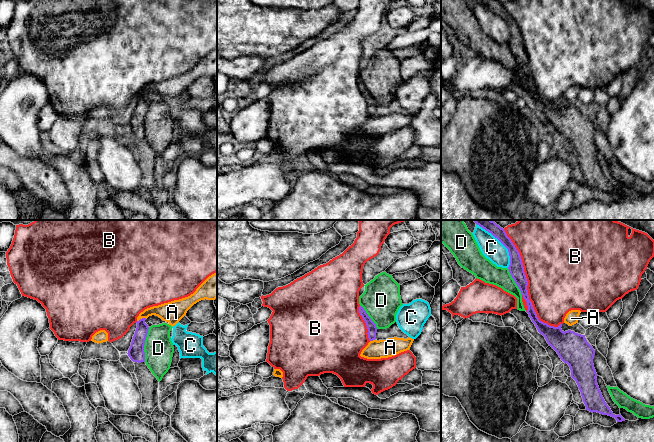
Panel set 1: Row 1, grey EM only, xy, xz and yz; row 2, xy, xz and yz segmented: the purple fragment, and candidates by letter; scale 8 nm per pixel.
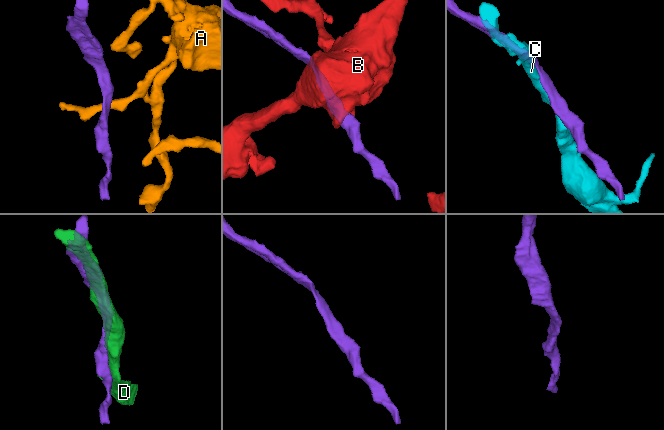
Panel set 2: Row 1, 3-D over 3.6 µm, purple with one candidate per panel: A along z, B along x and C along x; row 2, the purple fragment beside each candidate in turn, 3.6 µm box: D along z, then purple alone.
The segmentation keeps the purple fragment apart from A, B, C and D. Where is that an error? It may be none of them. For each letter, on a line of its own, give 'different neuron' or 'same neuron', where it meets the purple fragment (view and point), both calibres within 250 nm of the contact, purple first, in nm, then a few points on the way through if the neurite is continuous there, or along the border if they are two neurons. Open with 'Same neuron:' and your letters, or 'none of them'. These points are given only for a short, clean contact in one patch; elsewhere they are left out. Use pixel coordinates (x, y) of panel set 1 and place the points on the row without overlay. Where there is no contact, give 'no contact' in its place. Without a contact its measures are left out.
Same neuron: none of them
A: different neuron | xy (142, 94) | 110/170 nm | along xy (146, 94), (140, 94), (137, 97)
B: different neuron | yz (527, 59) | 120/500 nm
C: different neuron | yz (501, 18) | 120/170 nm
D: different neuron | xy (144, 120) | 130/240 nm

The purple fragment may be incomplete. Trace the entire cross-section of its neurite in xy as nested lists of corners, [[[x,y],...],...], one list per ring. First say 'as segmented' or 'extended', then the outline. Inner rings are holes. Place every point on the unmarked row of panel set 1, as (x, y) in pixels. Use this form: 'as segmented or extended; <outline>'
as segmented; [[[142,94],[136,98],[137,104],[127,129],[133,138],[145,138],[144,121],[149,106],[145,96],[146,94]]]

